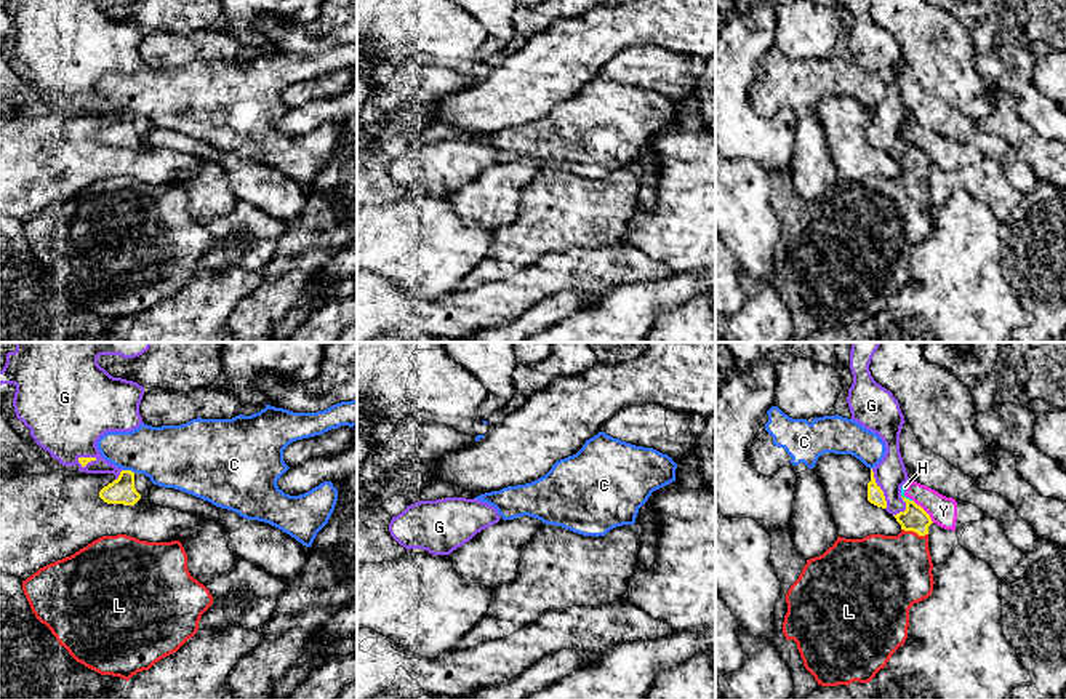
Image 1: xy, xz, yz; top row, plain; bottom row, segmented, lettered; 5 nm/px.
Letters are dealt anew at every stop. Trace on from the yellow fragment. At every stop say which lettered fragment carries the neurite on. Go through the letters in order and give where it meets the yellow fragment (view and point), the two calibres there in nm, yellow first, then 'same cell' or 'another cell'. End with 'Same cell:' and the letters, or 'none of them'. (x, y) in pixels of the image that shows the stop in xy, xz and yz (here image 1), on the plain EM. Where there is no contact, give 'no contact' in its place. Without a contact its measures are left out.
C: meets yellow in xy at (130, 112); 130 nm thick on the yellow side, 320 nm on the other; another cell
G: meets yellow in yz at (881, 131); 80 nm thick on the yellow side, 160 nm on the other; same cell
H: meets yellow in yz at (905, 139); 130 nm thick on the yellow side, 30 nm on the other; another cell
L: meets yellow in yz at (914, 173); 130 nm thick on the yellow side, 380 nm on the other; same cell
Y: meets yellow in yz at (924, 152); 130 nm thick on the yellow side, 140 nm on the other; another cell
Same cell: G, L

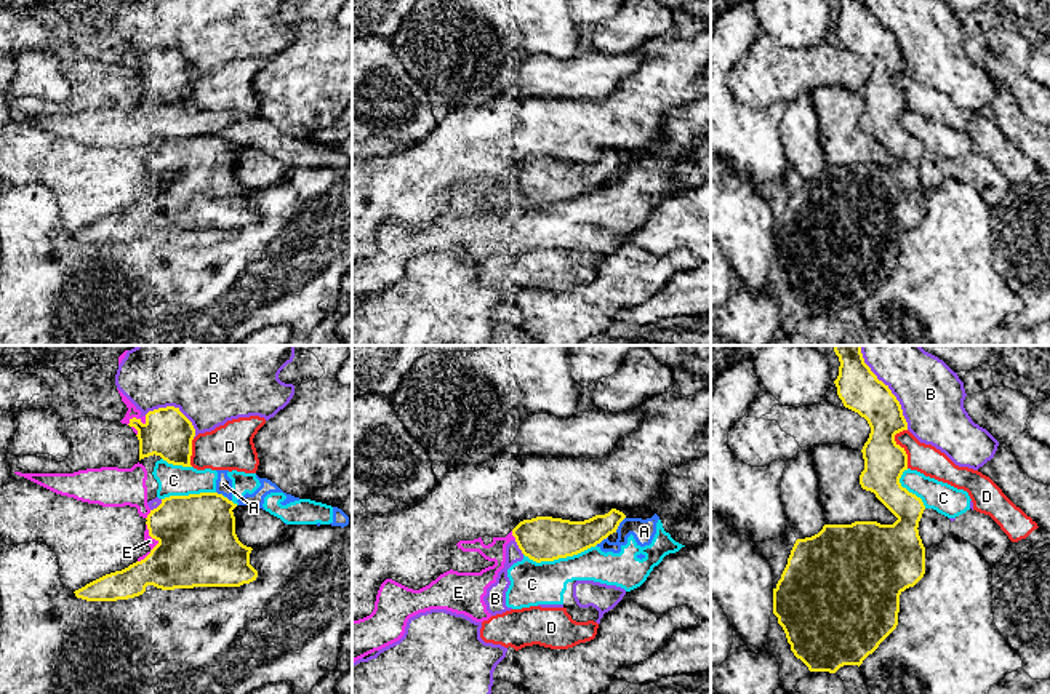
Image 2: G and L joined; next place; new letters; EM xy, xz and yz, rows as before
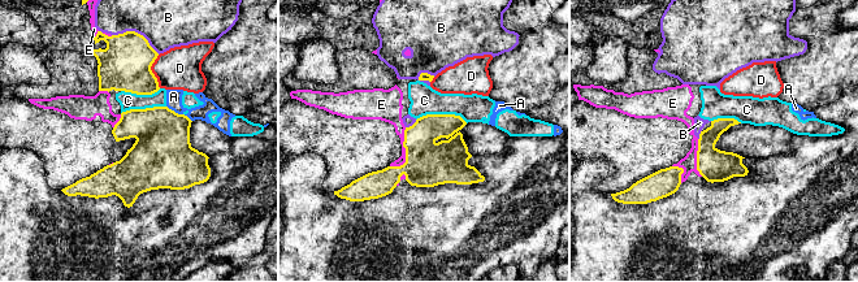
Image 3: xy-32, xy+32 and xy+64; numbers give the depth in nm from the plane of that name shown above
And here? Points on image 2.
A: meets yellow in xz at (618, 167); 180 nm thick on the yellow side, 120 nm on the other; another cell
B: meets yellow in yz at (892, 35); 220 nm thick on the yellow side, 320 nm on the other; another cell
C: meets yellow in xz at (559, 199); 220 nm thick on the yellow side, 220 nm on the other; another cell
D: meets yellow in yz at (901, 90); 200 nm thick on the yellow side, 150 nm on the other; another cell
E: meets yellow in xy at (138, 61); 240 nm thick on the yellow side, 50 nm on the other; another cell
Same cell: none of them

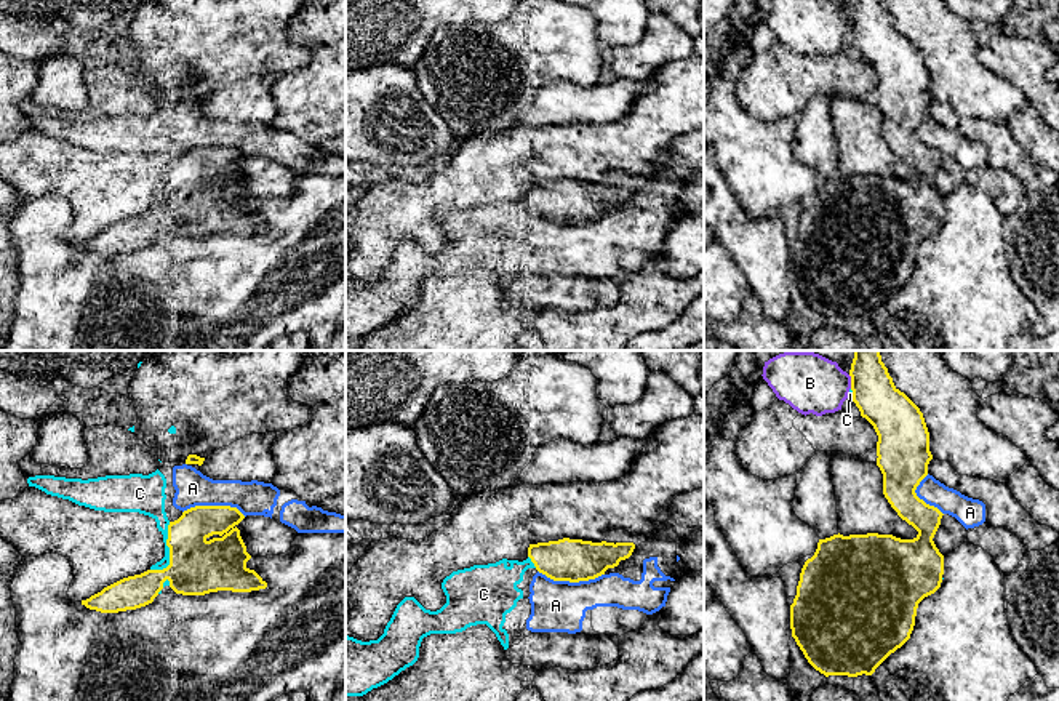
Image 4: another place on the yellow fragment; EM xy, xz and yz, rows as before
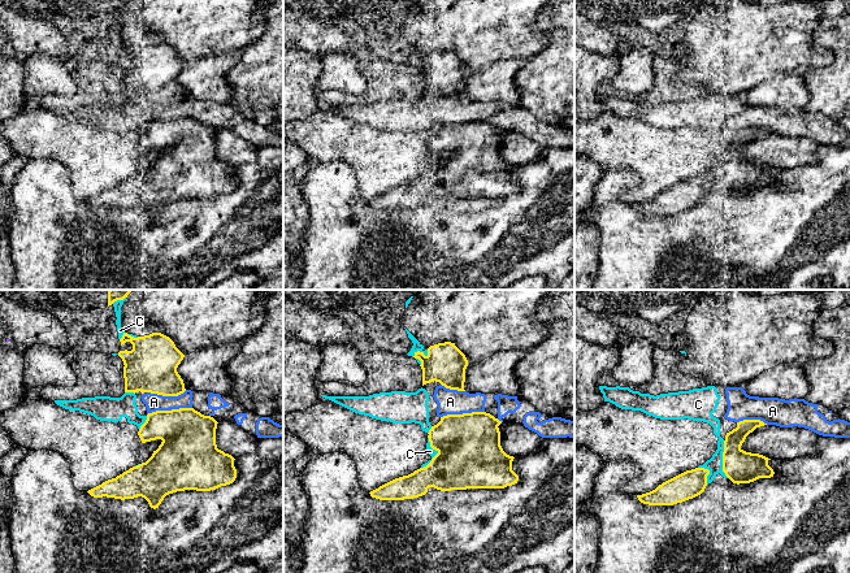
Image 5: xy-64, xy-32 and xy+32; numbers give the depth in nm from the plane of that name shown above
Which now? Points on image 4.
A: meets yellow in xz at (571, 223); 220 nm thick on the yellow side, 260 nm on the other; another cell
B: meets yellow in yz at (851, 23); 220 nm thick on the yellow side, 280 nm on the other; another cell
C: meets yellow in xy at (170, 194); 280 nm thick on the yellow side, 110 nm on the other; another cell
Same cell: none of them

